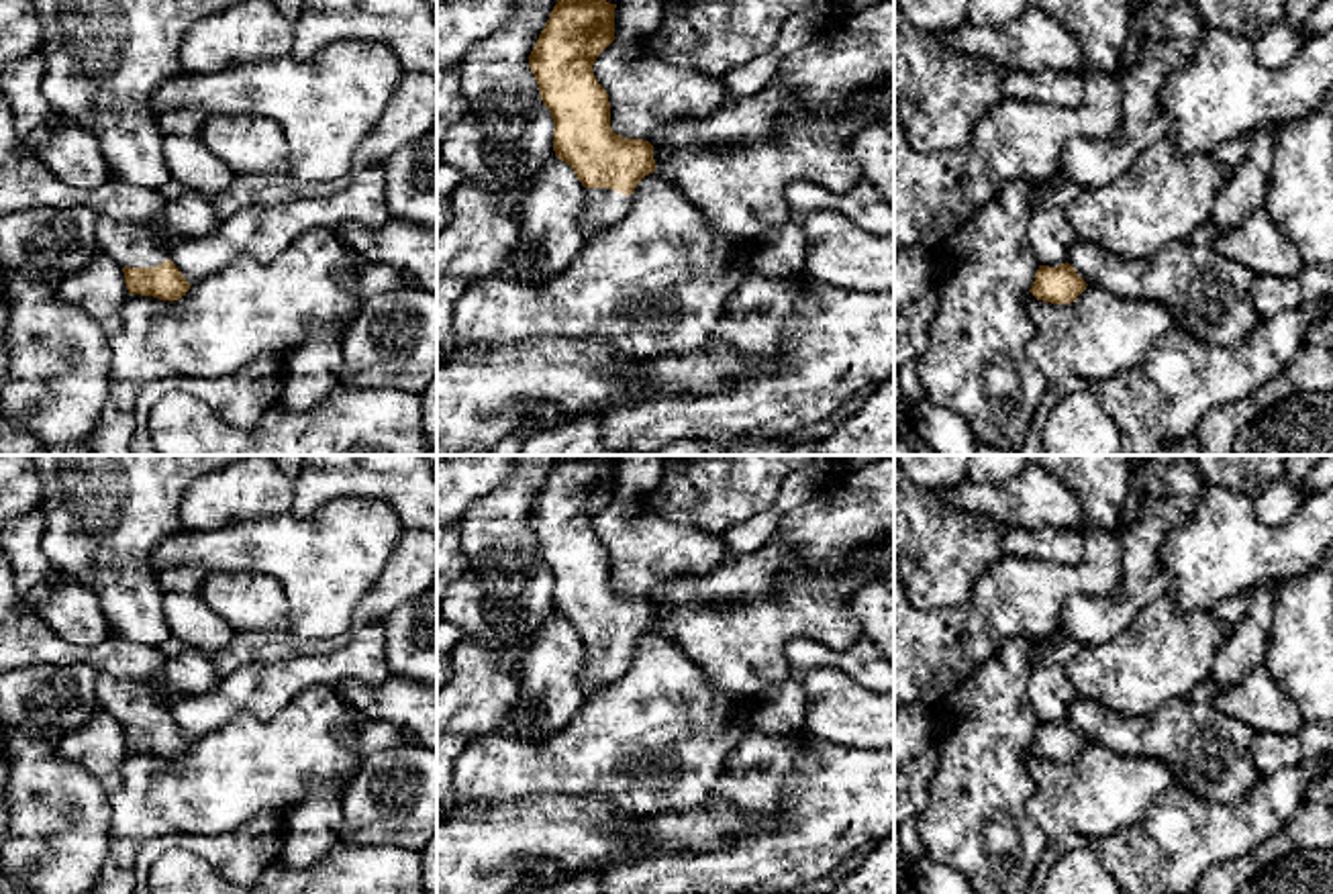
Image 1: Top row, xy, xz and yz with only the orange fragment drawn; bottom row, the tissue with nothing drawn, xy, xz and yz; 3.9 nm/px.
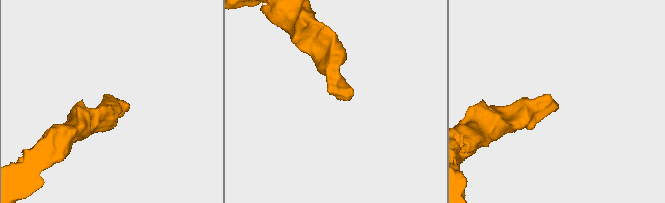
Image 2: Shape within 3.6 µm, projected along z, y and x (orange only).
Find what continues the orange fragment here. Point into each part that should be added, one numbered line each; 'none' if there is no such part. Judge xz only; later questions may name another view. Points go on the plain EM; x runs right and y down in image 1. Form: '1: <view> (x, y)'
1: xz (603, 666)

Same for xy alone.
1: xy (188, 674)

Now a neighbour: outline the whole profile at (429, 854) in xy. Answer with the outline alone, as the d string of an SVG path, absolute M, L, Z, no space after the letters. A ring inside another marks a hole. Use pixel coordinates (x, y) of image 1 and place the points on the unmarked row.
M437 835L421 851L421 876L425 894L437 894Z

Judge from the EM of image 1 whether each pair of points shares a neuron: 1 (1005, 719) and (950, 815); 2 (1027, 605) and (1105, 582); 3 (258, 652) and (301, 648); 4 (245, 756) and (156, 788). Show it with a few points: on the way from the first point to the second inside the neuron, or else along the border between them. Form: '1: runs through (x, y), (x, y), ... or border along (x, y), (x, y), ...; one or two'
1: runs through (980, 743), (980, 786), (974, 792); one
2: runs through (1046, 586), (1087, 582); one
3: runs through (268, 648), (290, 648); one
4: runs through (223, 778), (213, 788), (178, 788); one

